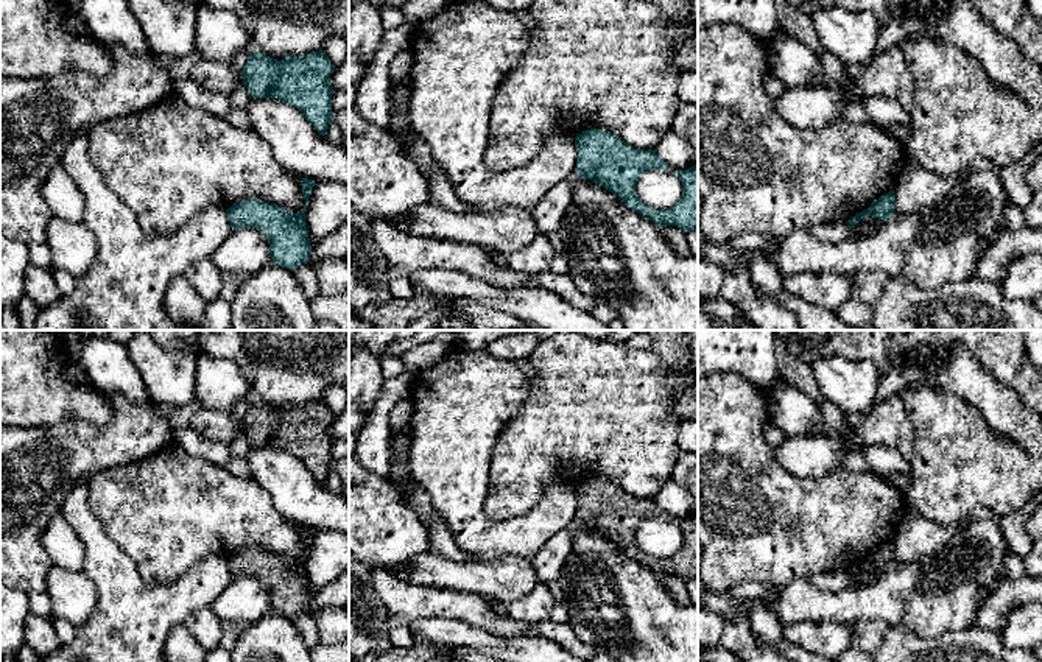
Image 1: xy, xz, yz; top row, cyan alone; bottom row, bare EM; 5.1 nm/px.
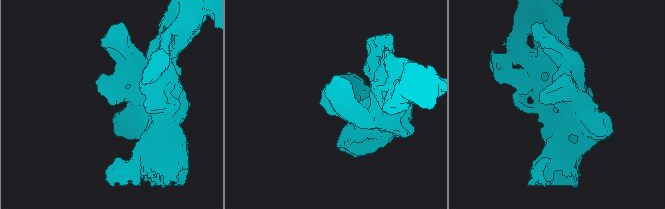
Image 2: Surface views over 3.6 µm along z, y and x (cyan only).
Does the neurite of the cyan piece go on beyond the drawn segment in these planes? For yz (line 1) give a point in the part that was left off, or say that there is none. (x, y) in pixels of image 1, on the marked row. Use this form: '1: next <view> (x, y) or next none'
1: next none

